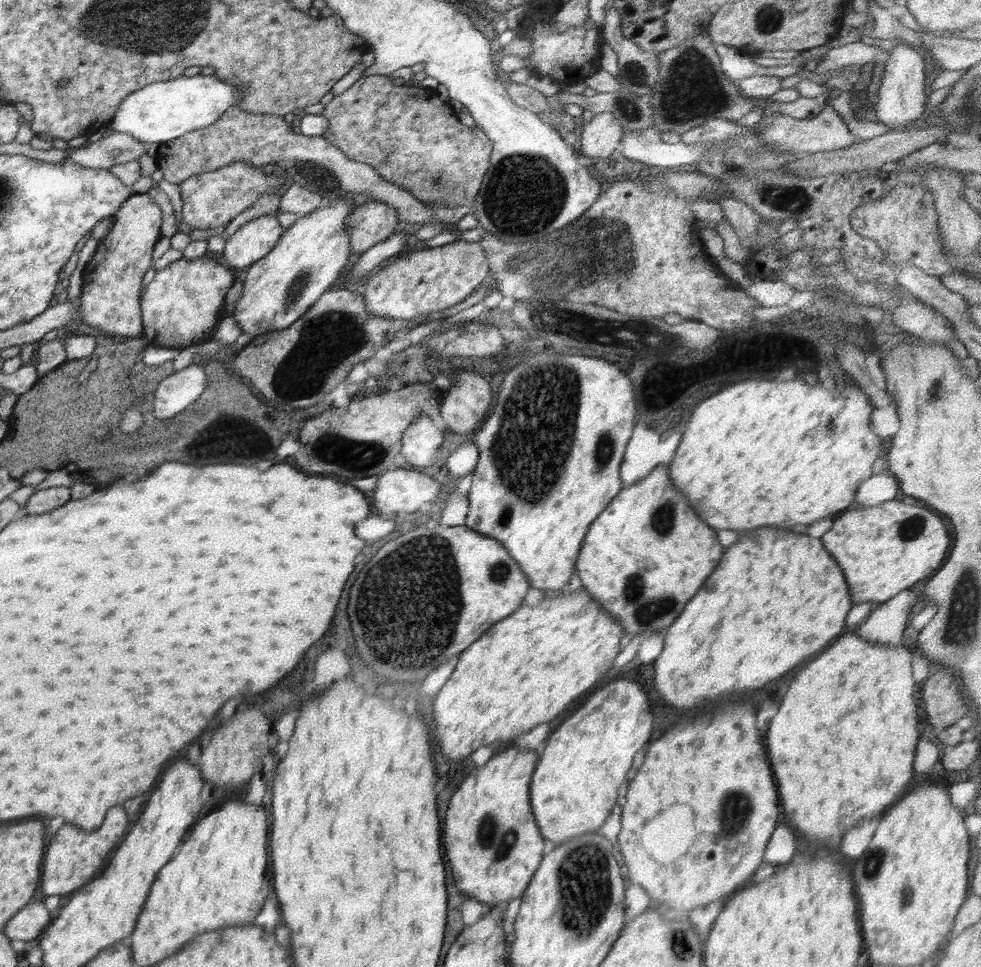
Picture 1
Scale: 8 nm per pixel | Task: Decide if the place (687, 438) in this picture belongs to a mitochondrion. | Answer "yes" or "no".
no

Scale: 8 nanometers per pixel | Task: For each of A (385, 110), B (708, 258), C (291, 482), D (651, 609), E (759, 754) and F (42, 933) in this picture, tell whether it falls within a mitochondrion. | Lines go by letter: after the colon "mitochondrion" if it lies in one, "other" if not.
A: other
B: other
C: other
D: mitochondrion
E: other
F: other

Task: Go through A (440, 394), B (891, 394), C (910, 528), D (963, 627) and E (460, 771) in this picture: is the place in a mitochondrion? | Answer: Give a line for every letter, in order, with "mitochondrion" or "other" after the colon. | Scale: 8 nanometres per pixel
A: other
B: other
C: mitochondrion
D: mitochondrion
E: other

